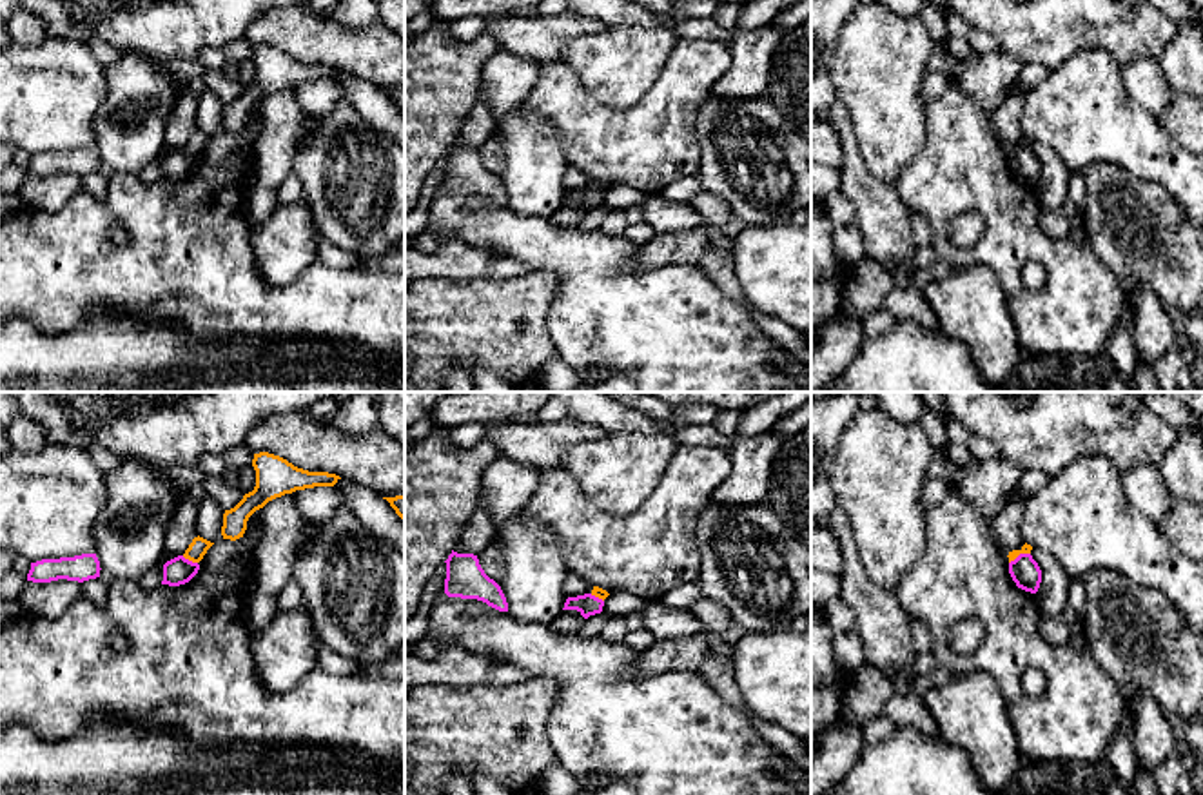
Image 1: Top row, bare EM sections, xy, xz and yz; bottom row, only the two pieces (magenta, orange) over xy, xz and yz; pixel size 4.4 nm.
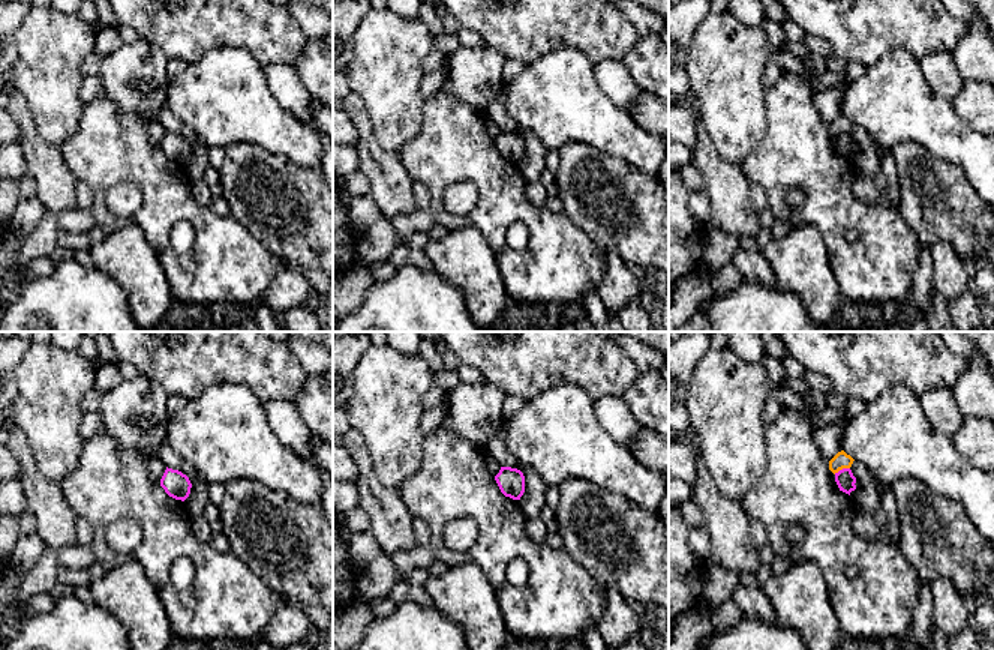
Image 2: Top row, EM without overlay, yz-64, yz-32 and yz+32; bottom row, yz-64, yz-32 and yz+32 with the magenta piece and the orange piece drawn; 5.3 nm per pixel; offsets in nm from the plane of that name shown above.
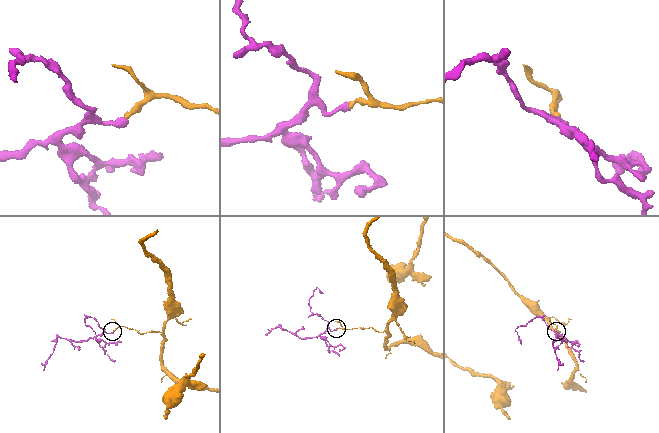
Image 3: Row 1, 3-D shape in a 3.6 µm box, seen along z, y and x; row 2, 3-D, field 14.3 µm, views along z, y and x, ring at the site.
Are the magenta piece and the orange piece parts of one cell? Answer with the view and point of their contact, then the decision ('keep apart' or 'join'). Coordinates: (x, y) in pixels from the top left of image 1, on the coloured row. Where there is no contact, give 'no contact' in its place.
contact xy (187, 559); keep apart

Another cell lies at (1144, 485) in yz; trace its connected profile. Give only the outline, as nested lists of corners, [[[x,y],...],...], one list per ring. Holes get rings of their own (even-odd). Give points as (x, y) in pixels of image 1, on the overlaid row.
[[[1136,465],[1129,470],[1121,470],[1120,476],[1130,505],[1152,523],[1159,525],[1176,503],[1159,470],[1152,465]]]

